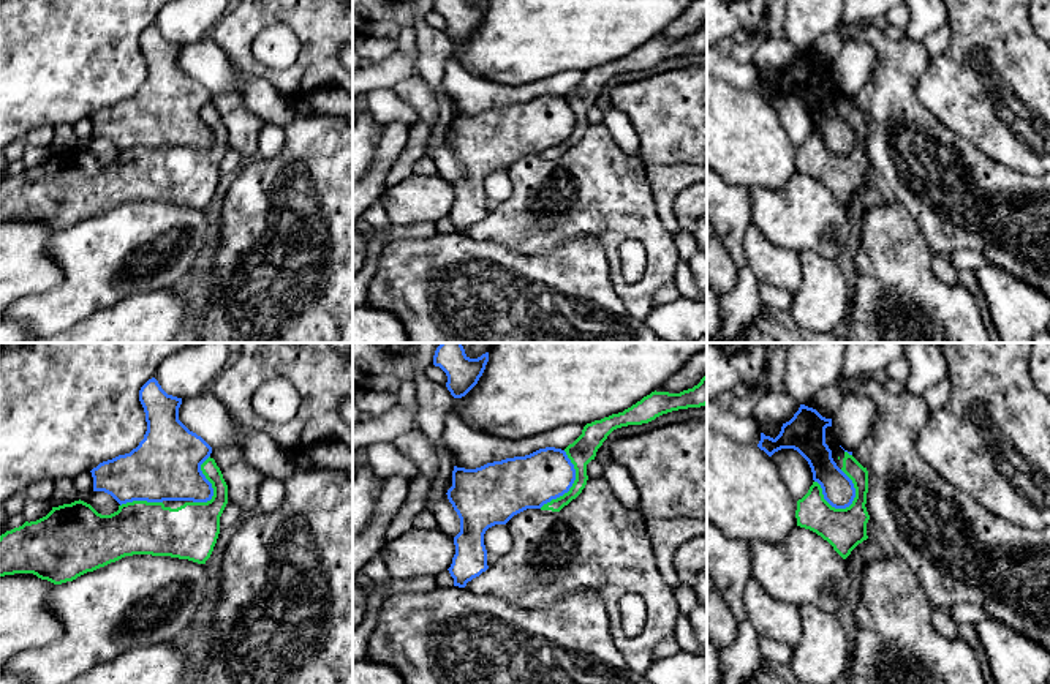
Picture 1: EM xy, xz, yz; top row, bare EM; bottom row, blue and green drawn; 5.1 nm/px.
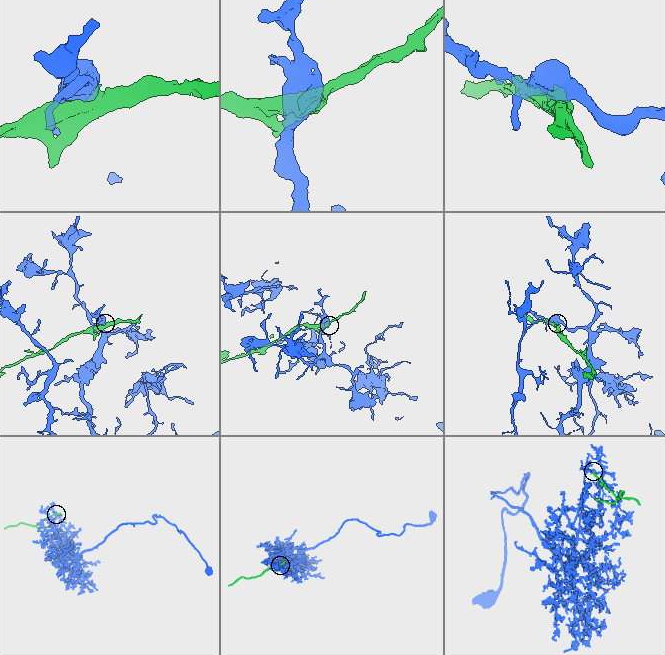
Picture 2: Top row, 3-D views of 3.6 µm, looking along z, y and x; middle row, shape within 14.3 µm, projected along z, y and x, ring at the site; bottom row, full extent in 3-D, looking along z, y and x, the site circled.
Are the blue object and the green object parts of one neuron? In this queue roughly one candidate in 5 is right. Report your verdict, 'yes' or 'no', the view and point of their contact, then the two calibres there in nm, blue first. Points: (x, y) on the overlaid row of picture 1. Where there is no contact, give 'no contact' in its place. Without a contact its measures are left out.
no | yz (832, 506) | 160/200 nm

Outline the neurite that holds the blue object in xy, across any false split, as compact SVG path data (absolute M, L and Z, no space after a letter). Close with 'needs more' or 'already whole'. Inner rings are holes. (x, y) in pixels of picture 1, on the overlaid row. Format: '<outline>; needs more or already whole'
M155 378L139 390L147 431L130 453L93 468L93 491L111 494L120 505L133 501L207 502L212 483L201 471L212 447L179 420L182 398L168 395Z; already whole

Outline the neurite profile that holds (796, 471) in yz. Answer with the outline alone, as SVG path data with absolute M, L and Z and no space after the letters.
M781 449L772 458L794 499L802 499L814 482L808 461L794 449Z

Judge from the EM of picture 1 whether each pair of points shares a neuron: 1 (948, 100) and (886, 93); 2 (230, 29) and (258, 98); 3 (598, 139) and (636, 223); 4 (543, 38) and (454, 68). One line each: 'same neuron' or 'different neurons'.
1: different neurons
2: different neurons
3: same neuron
4: different neurons

